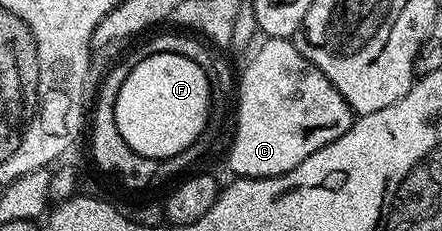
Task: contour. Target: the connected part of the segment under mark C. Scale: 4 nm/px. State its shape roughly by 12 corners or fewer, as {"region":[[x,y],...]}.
{"region":[[290,38],[239,73],[229,169],[277,177],[354,111]]}

